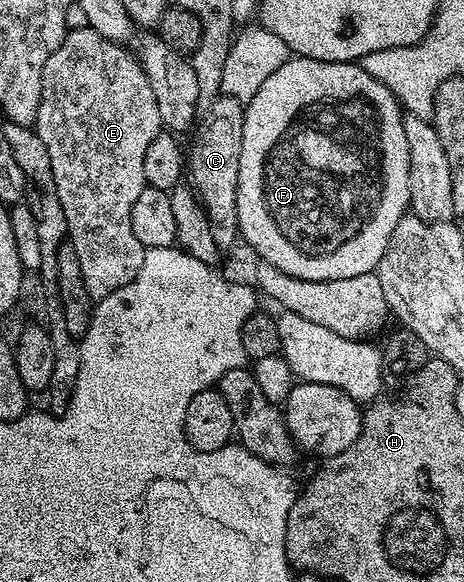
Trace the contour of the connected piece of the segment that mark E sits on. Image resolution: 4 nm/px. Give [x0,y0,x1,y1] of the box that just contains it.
[34,28,164,299]

